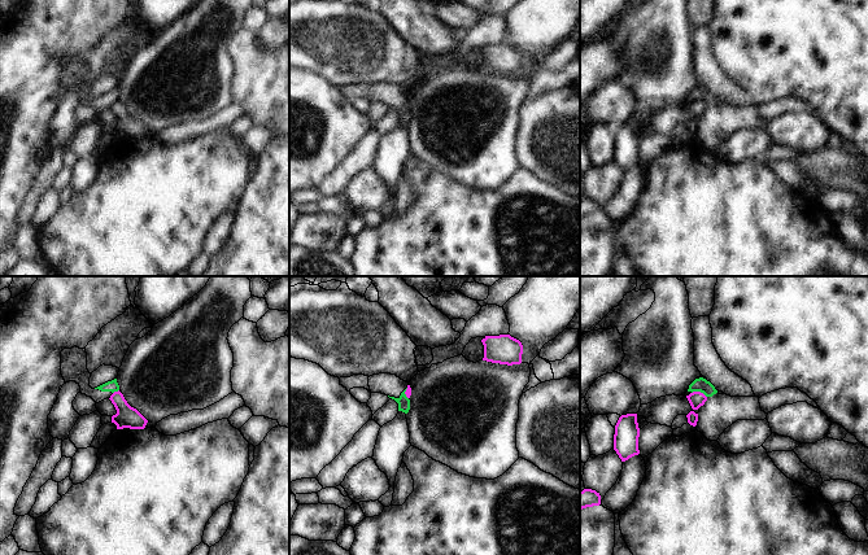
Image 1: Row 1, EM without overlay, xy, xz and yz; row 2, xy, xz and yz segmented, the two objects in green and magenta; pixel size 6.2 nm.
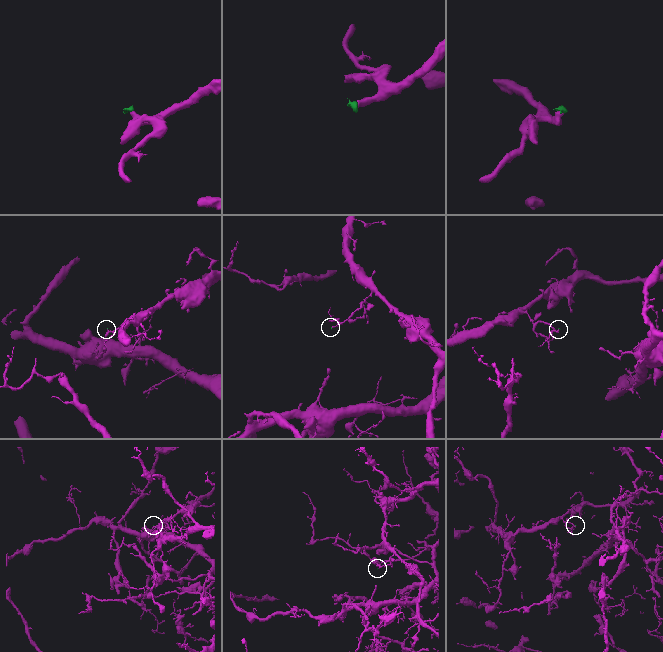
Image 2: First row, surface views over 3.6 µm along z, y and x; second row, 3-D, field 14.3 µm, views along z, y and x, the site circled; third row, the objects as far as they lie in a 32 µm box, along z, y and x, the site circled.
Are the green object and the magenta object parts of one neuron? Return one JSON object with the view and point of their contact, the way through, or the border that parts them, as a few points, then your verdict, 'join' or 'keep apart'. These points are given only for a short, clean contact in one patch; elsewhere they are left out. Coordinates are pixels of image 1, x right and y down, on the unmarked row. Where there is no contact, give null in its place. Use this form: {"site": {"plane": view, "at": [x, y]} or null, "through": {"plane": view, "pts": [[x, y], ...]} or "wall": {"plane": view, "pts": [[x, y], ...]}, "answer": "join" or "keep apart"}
{"site": {"plane": "yz", "at": [699, 100]}, "wall": {"plane": "yz", "pts": [[692, 101], [701, 101], [706, 106]]}, "answer": "keep apart"}

